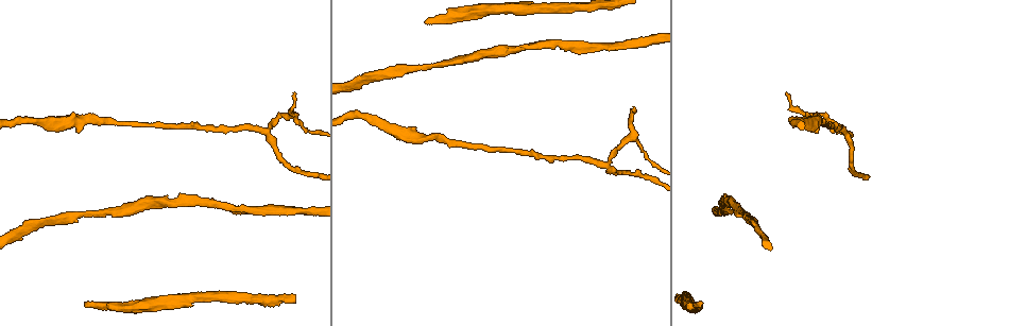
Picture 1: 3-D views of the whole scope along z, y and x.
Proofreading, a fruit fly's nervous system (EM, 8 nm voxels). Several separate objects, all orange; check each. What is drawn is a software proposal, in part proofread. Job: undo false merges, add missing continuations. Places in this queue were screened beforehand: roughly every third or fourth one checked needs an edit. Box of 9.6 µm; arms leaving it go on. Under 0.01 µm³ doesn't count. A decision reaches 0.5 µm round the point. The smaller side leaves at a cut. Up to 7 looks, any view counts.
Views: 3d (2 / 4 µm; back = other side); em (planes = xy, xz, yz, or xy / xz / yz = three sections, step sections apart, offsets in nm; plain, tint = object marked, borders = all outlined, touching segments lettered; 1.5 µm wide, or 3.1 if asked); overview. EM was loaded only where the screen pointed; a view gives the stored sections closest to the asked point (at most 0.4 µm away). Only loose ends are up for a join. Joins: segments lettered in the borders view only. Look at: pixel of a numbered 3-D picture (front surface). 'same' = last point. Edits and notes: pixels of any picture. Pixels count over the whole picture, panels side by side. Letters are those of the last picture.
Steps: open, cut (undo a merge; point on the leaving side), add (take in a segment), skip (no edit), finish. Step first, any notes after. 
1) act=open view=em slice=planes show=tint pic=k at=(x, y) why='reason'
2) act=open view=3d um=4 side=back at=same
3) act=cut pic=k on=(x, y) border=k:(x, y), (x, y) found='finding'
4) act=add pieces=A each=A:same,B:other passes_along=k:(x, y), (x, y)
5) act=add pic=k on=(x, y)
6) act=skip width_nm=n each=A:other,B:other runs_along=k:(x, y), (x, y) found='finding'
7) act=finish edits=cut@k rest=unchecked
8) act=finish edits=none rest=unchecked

act=open view=em slice=planes show=borders pic=1 at=(489, 148) why='thin neck'

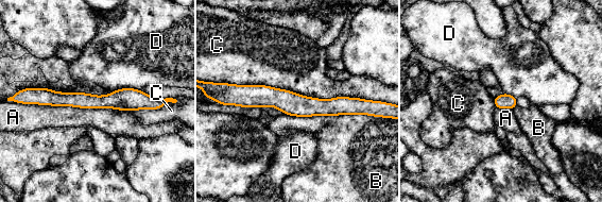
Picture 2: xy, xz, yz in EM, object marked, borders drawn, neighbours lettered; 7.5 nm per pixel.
act=skip longest_contact=C:1100nm each=A:other,B:other,C:other,D:other runs_along=2:(234, 96), (361, 106) found='continuous, no second neuron'

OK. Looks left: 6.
act=open view=em slice=planes show=tint pic=1 at=(294, 115) why='abrupt turn'

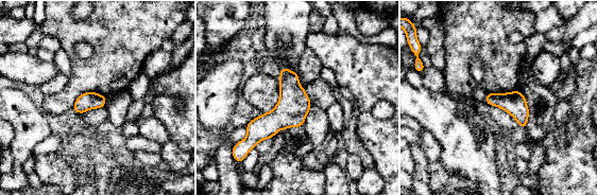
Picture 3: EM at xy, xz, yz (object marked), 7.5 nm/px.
act=open view=em slice=planes show=borders at=same

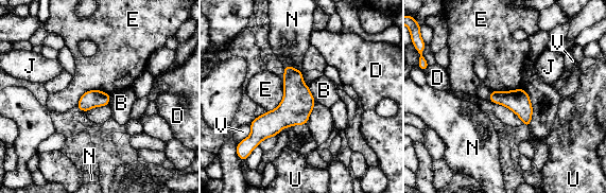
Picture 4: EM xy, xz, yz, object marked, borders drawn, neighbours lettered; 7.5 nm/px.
act=skip width_nm=130 each=B:other,D:other,E:other,J:other,N:other,U:other,V:other border=4:(109, 93), (87, 90), (75, 106) found='all the same neuron'

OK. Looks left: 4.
act=open view=3d um=4 pic=1 at=(86, 304) why='branch stops here'

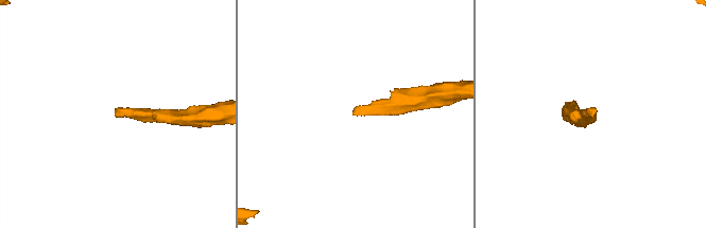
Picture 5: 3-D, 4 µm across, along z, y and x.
act=open view=em slice=planes show=plain pic=5 at=(594, 114)

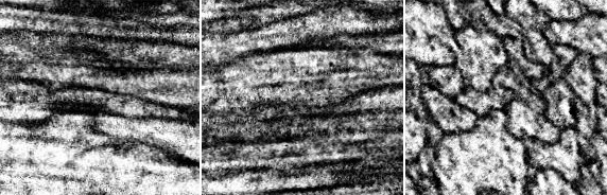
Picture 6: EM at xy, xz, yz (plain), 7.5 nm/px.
act=open view=em slice=planes show=borders at=same

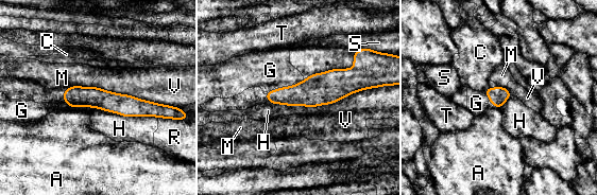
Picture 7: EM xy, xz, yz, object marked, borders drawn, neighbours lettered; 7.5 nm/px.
act=add pieces=G each=A:other,C:other,G:same,H:other,M:other,R:other,S:other,T:other,V:other passes_along=7:(311, 92), (279, 88), (270, 70) found='it goes on there'

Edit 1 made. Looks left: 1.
act=finish edits=add@7 rest=unchecked

